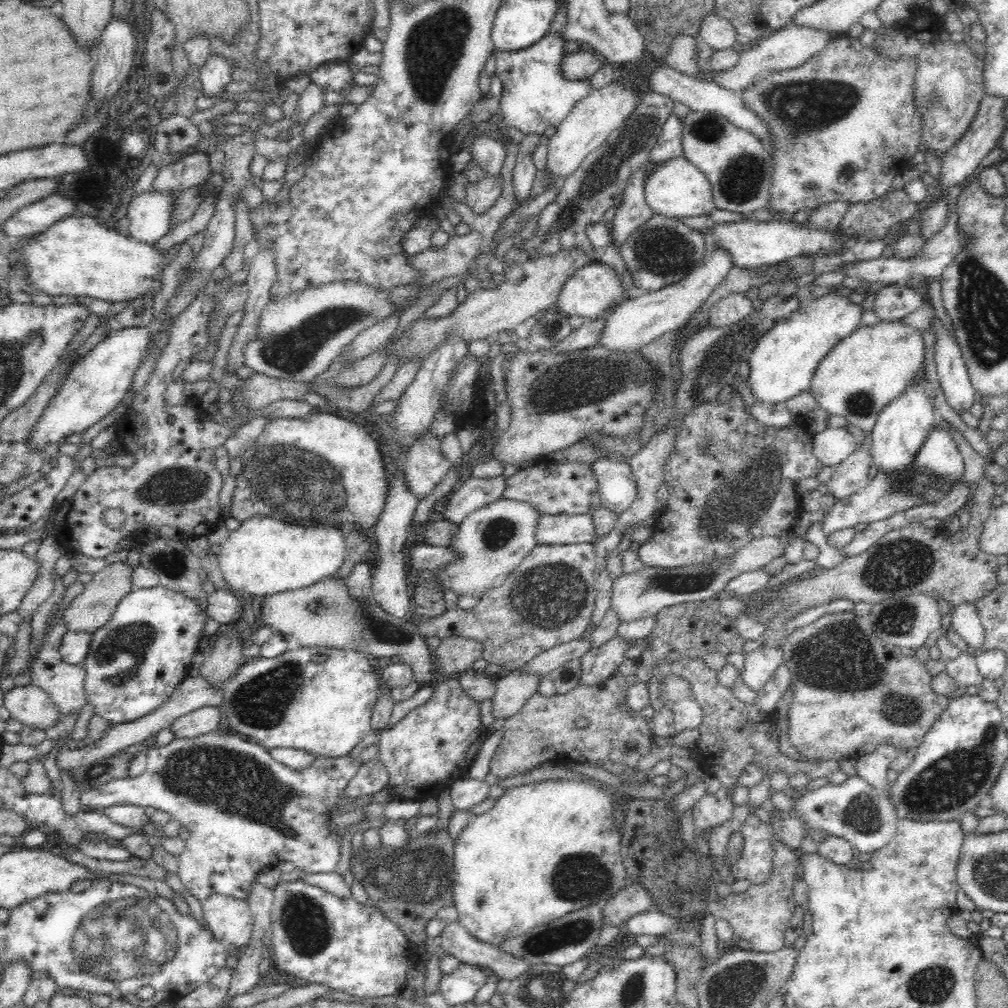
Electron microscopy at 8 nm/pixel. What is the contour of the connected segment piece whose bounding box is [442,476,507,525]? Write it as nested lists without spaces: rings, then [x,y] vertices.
[[[468,478],[458,490],[452,491],[442,513],[442,523],[460,524],[469,513],[501,499],[506,480],[498,478]]]

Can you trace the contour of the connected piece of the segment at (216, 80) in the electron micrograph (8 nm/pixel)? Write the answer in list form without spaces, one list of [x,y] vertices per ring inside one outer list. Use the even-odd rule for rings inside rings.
[[[210,52],[206,62],[199,67],[202,94],[213,98],[216,102],[226,100],[222,90],[232,81],[230,68],[231,64],[223,54],[211,54]]]

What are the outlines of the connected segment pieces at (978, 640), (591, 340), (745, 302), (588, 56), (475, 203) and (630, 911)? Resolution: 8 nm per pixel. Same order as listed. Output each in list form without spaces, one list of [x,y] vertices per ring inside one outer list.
[[[962,602],[954,609],[950,628],[970,647],[979,647],[985,641],[982,623],[974,602]]]
[[[604,319],[592,321],[587,320],[578,328],[566,335],[556,346],[546,348],[548,353],[567,353],[575,350],[586,349],[598,344],[598,338],[604,330]]]
[[[729,294],[721,298],[707,314],[710,327],[732,326],[735,322],[744,320],[752,311],[752,303],[745,294]]]
[[[576,51],[565,54],[560,60],[560,73],[567,80],[590,79],[594,72],[604,64],[604,56],[598,52]]]
[[[502,173],[491,174],[479,180],[473,185],[468,185],[466,189],[466,201],[465,204],[470,206],[471,210],[476,214],[482,214],[486,212],[498,198],[502,192]]]
[[[629,883],[626,888],[613,894],[602,910],[603,926],[601,926],[601,930],[607,926],[622,927],[636,914],[655,911],[655,900],[648,895],[646,887]]]

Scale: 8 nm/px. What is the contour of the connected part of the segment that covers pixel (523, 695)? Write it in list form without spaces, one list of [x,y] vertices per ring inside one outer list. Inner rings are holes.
[[[510,673],[494,682],[495,693],[492,702],[492,717],[494,720],[506,720],[520,711],[525,702],[538,688],[540,675],[526,673]]]

